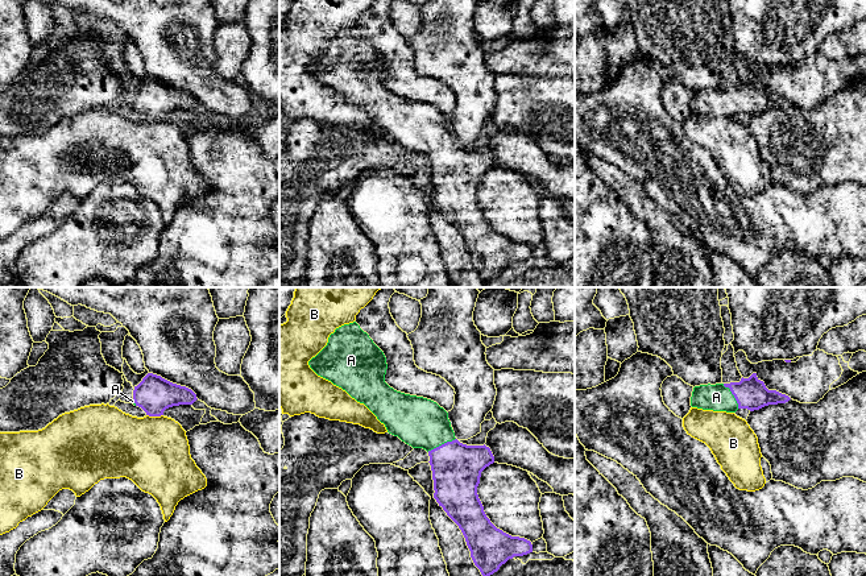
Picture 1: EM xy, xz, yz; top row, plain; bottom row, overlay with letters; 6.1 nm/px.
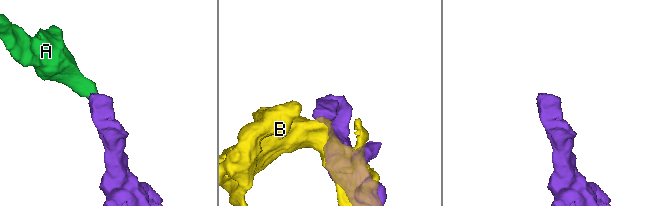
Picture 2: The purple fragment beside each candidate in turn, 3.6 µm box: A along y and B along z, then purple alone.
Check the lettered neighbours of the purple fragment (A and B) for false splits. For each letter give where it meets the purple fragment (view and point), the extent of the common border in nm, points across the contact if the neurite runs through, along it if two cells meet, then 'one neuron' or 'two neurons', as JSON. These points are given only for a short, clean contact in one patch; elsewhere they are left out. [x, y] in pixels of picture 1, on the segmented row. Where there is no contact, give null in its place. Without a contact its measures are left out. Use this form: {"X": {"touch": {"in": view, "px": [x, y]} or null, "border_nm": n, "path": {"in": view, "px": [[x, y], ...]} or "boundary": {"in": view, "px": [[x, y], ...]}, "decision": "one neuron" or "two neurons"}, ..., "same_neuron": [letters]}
{"A": {"touch": {"in": "xz", "px": [442, 444]}, "border_nm": 190, "path": {"in": "xz", "px": [[456, 468], [442, 444], [422, 423]]}, "decision": "one neuron"}, "B": {"touch": {"in": "xy", "px": [154, 415]}, "border_nm": 100, "decision": "two neurons"}, "same_neuron": ["A"]}

